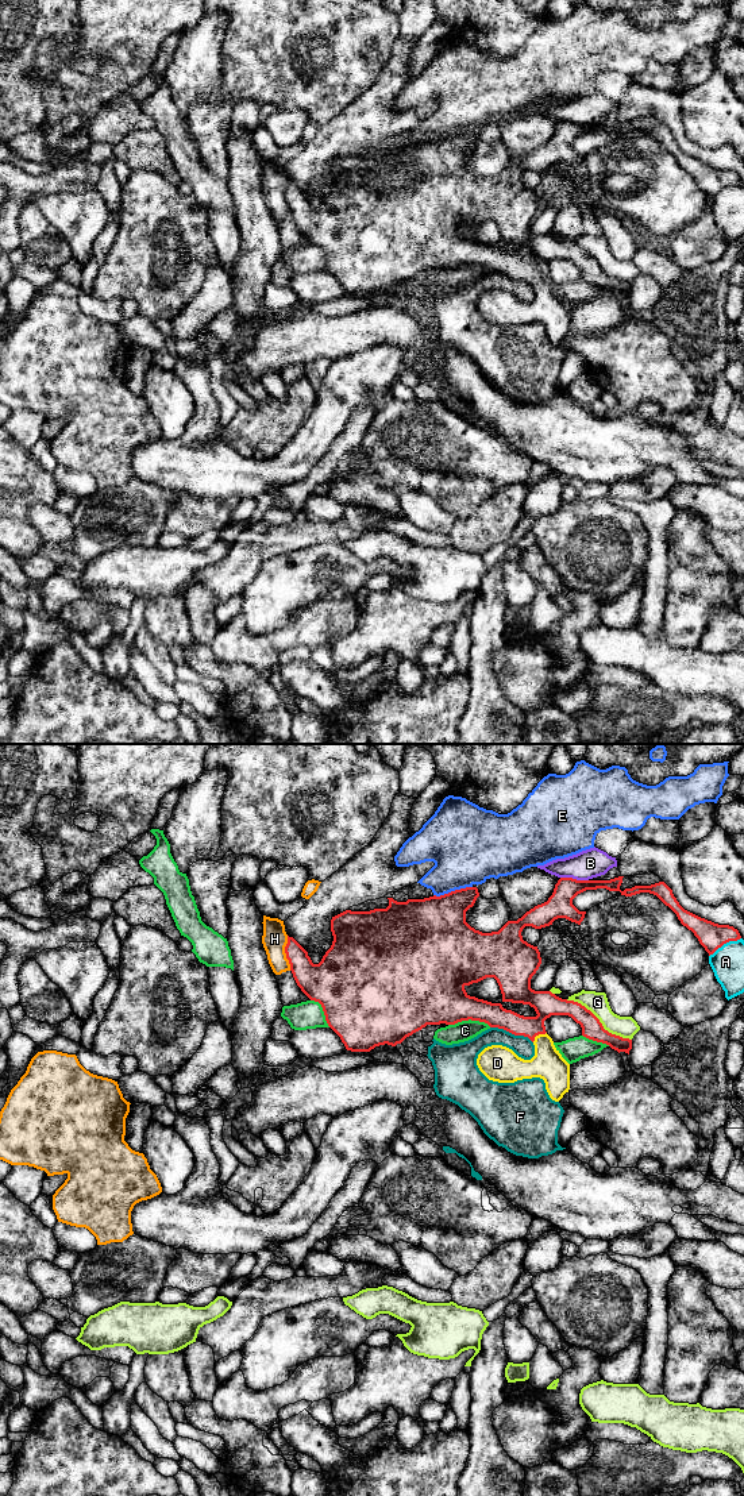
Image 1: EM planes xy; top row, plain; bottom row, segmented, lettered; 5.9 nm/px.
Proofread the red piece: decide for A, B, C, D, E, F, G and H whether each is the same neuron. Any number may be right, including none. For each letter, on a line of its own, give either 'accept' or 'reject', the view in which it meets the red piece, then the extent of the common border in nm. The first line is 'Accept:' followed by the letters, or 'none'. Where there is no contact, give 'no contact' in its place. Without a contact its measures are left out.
Accept: D
A: reject; contact in xy; length 220 nm
B: reject; contact in xy; length 170 nm
C: reject; contact in xy; length 260 nm
D: accept; contact in xy; length 110 nm
E: reject; contact in xy; length 240 nm
F: reject; contact in xy; length 280 nm
G: reject; contact in xy; length 460 nm
H: reject; contact in xy; length 200 nm

